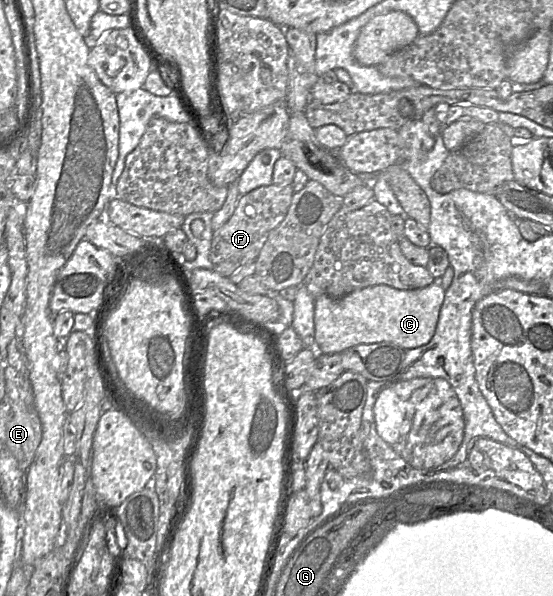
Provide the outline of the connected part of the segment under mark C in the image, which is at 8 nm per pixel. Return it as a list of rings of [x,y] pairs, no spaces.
[[[440,279],[413,290],[375,285],[355,290],[339,299],[320,295],[315,299],[315,349],[322,354],[340,354],[360,344],[390,342],[405,350],[424,346],[435,334],[444,298],[445,290]]]

